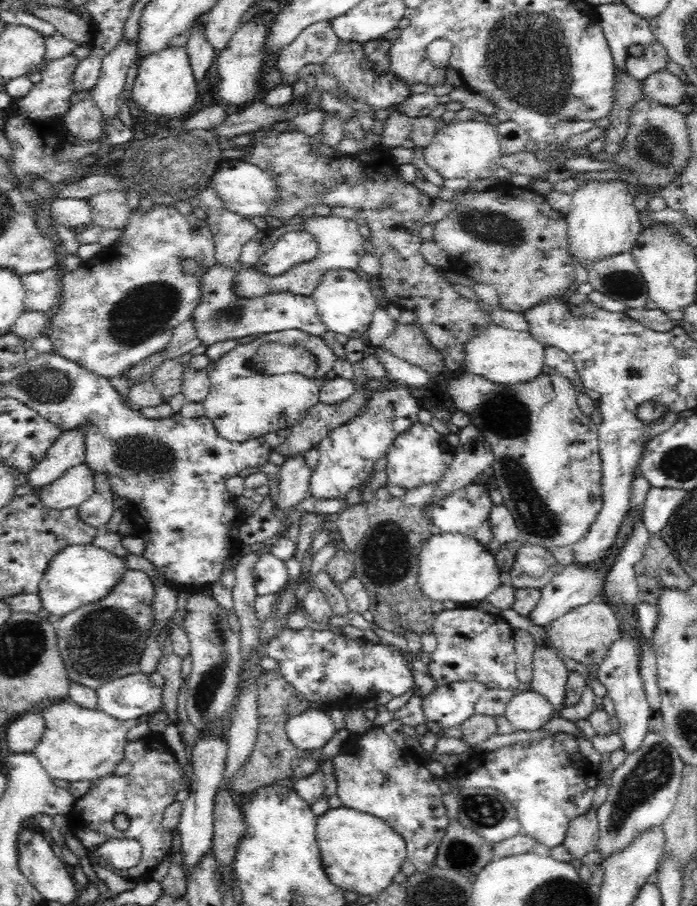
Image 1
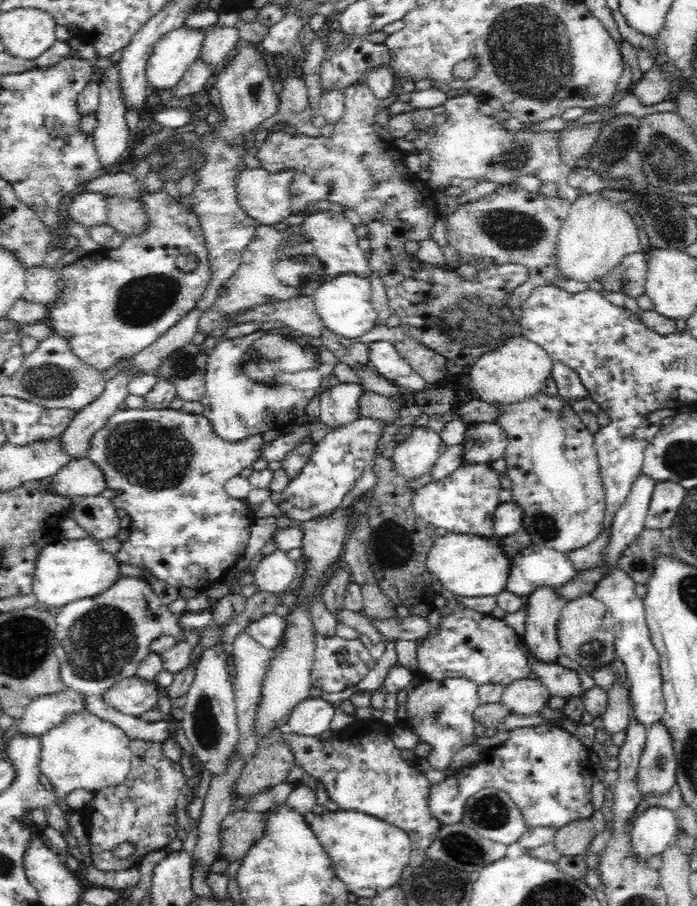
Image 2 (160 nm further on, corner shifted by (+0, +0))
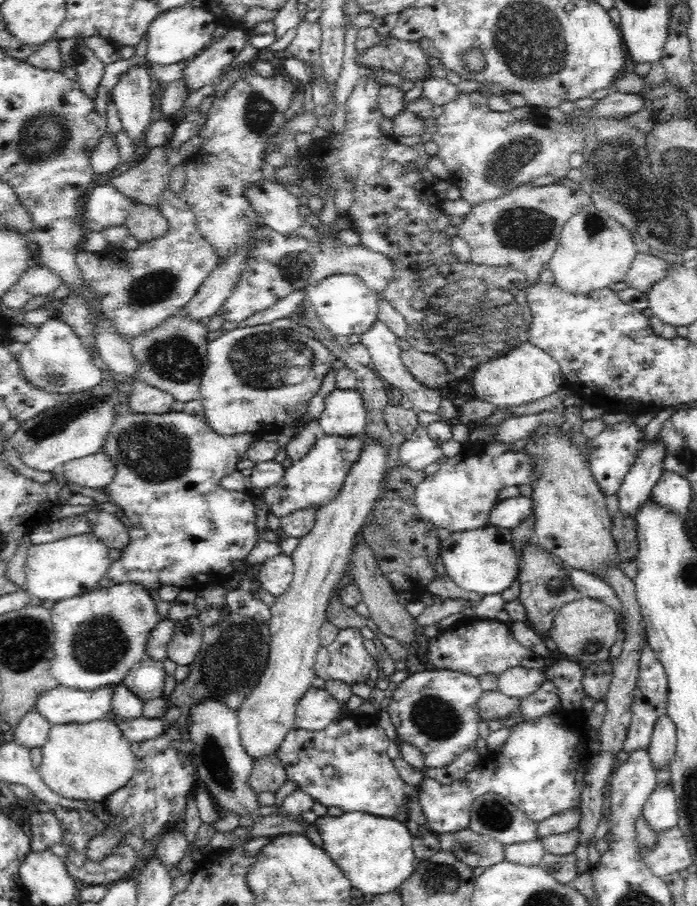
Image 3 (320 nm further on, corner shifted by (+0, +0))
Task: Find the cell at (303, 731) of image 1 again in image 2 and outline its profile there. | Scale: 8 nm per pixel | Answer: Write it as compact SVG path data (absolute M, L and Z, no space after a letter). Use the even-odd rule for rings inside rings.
M308 698L300 702L291 713L287 728L293 733L308 736L319 736L330 729L335 708L324 698Z

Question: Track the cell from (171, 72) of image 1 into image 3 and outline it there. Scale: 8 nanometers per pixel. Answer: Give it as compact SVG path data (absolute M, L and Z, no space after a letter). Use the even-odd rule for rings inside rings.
M184 5L163 11L149 24L147 30L147 62L174 64L190 58L211 41L217 24L217 19L204 6Z

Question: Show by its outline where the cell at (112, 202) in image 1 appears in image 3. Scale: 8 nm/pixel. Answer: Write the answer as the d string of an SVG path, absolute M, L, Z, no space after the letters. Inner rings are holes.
M139 203L133 204L123 226L139 242L158 239L169 232L168 220L160 210Z

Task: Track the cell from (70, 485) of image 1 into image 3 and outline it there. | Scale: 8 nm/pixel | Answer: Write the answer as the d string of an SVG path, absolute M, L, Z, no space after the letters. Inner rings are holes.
M106 451L65 462L62 466L64 476L80 486L105 489L116 474L116 463Z

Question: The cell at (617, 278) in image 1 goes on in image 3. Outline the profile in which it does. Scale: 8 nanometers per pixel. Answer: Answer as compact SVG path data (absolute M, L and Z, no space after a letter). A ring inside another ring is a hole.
M638 253L622 281L628 287L648 292L660 278L668 274L666 270L668 270L668 262L666 260L651 253Z

